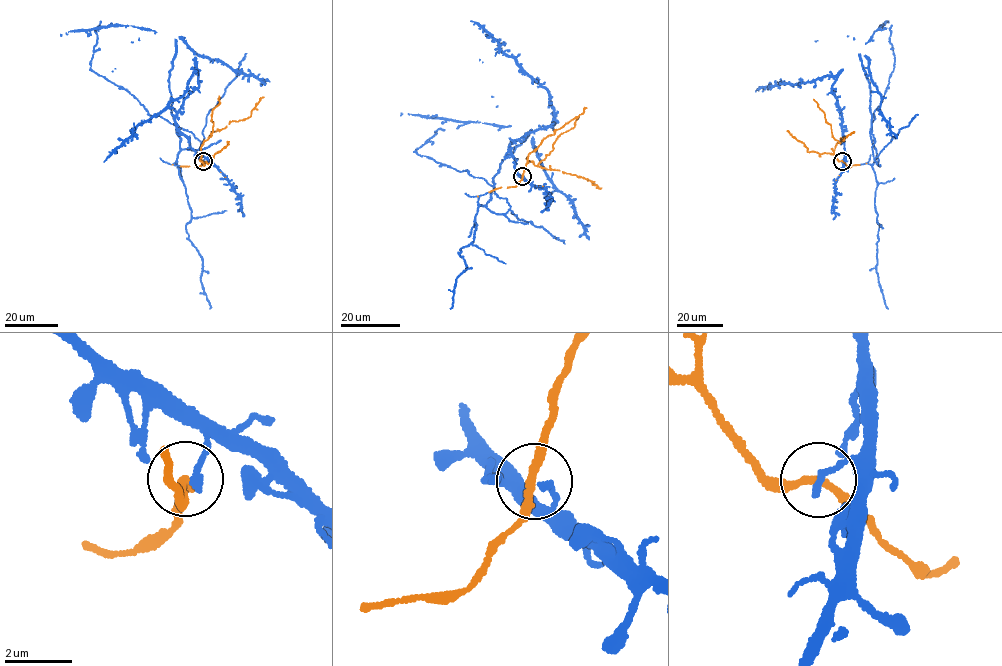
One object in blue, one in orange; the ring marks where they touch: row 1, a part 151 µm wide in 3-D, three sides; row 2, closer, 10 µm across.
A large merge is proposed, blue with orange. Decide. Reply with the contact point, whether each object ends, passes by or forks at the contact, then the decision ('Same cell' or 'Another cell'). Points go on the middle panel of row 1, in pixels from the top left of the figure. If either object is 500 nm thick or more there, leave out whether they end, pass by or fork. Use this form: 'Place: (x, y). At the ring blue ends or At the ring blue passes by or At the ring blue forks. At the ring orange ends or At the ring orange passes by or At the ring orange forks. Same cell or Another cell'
Place: (522, 176). At the ring blue ends. At the ring orange passes by. Same cell

